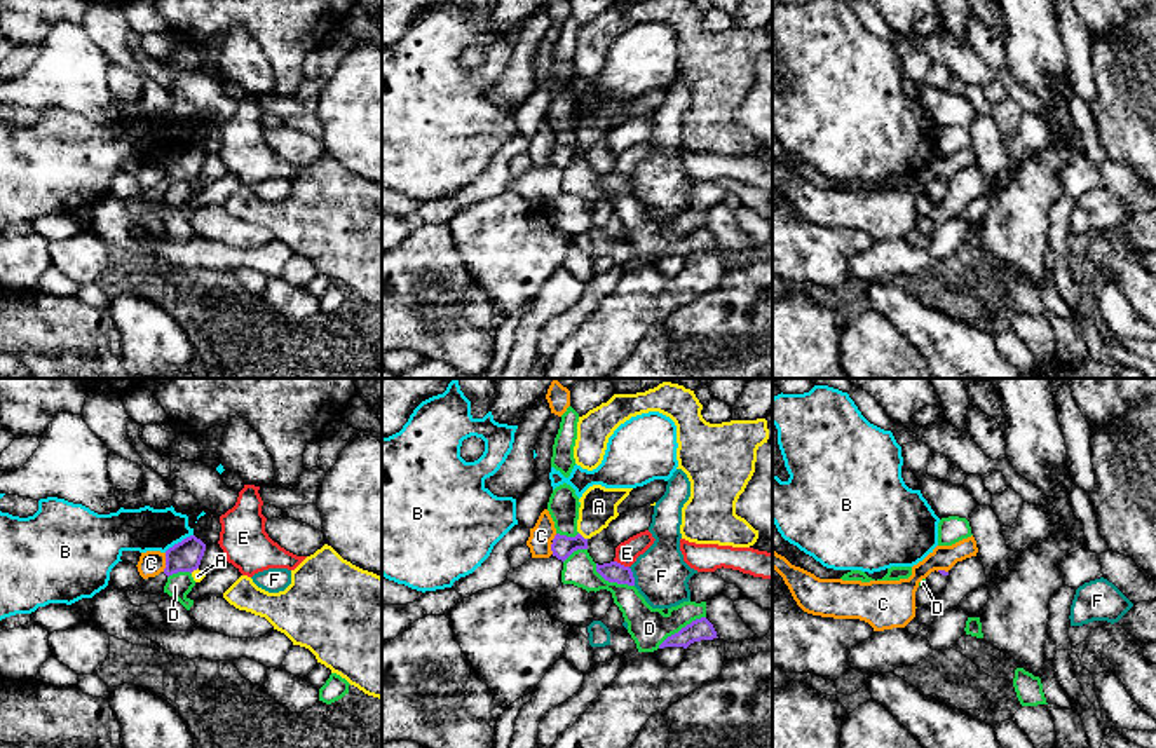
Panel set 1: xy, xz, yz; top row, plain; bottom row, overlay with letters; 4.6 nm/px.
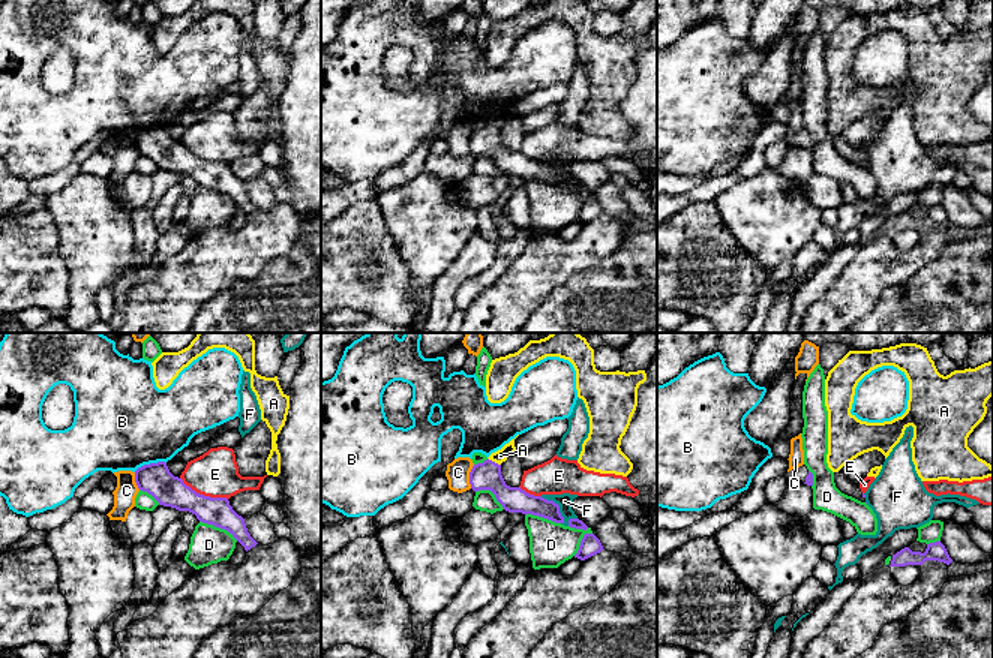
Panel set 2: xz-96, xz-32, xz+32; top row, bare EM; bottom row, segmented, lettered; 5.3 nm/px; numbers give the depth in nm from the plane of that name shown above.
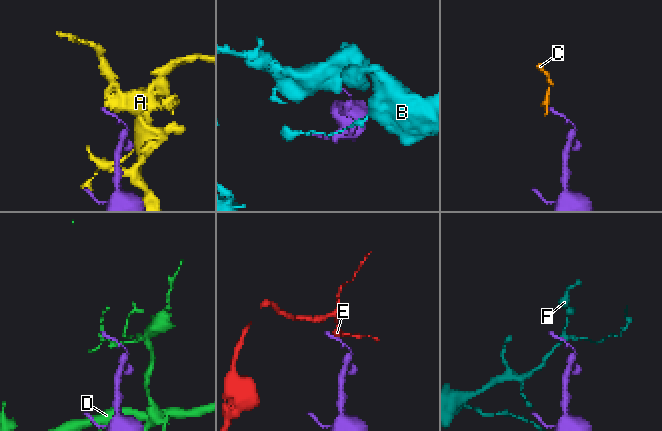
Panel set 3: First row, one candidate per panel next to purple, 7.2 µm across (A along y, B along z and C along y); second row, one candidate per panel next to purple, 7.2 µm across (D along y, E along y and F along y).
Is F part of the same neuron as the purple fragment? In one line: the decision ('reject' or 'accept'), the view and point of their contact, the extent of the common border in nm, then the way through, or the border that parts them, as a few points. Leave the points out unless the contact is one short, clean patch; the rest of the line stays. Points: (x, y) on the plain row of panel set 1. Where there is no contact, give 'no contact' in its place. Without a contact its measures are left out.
reject; contact xz (632, 185); length 90 nm; border xz (628, 176), (635, 194)

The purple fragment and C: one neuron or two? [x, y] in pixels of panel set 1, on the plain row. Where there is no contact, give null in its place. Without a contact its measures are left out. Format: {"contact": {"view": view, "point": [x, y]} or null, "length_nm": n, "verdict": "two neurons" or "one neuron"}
{"contact": {"view": "xy", "point": [166, 171]}, "length_nm": 90, "verdict": "two neurons"}

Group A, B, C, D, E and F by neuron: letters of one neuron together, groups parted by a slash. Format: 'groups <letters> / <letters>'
groups A / B / C / D / E / F

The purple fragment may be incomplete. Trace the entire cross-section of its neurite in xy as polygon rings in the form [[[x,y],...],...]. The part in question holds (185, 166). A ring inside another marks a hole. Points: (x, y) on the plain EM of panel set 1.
[[[190,145],[181,152],[174,153],[166,160],[166,178],[164,183],[169,187],[178,181],[194,181],[199,178],[201,169],[204,166],[206,153]]]

